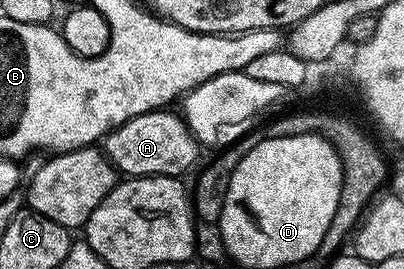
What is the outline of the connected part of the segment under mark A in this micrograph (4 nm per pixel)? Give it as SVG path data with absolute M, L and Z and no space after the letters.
M167 108L152 109L148 113L138 115L126 123L122 123L112 133L108 134L102 142L102 152L108 162L116 168L117 174L125 178L130 177L179 177L197 164L196 156L202 152L196 137L188 129L183 116L179 112L168 113Z

